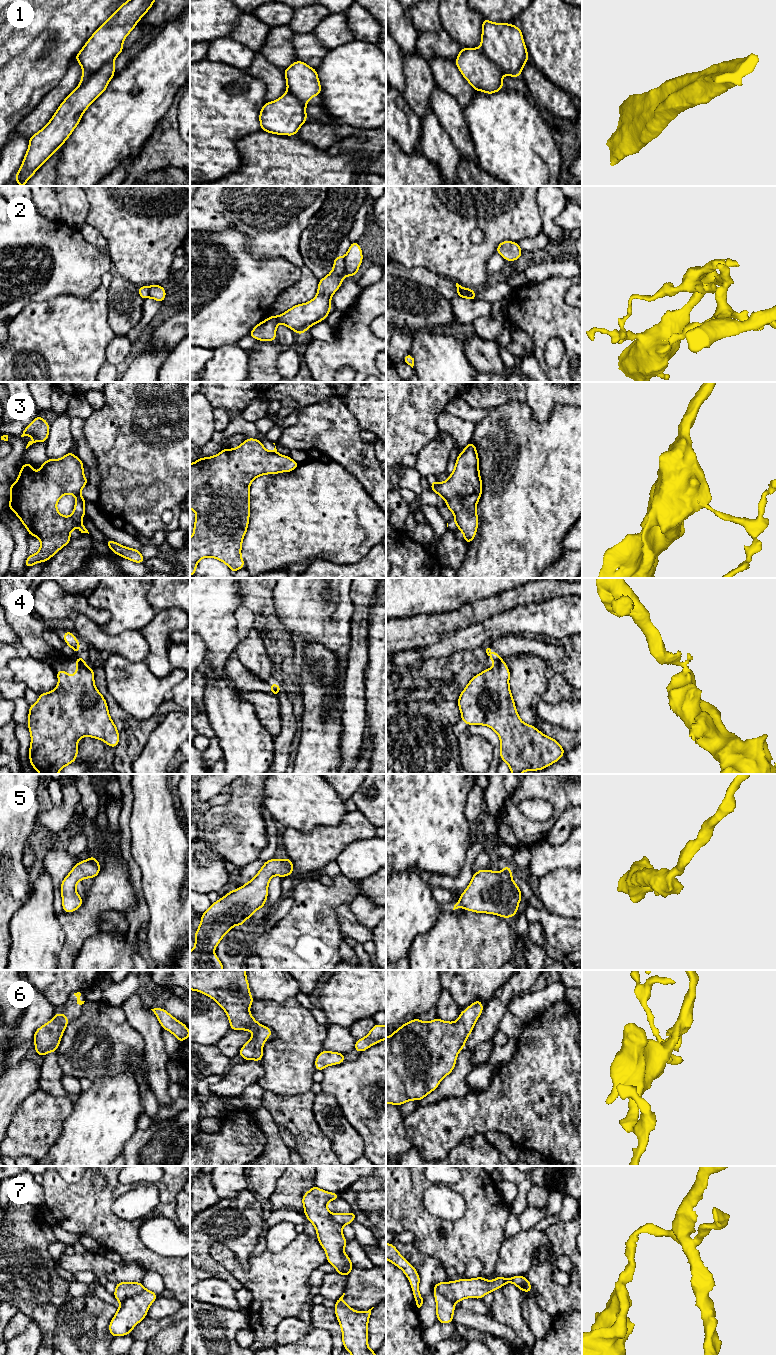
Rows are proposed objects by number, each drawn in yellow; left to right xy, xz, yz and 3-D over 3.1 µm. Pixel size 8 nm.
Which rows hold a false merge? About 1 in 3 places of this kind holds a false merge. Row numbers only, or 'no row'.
1, 2, 3, 4, 7

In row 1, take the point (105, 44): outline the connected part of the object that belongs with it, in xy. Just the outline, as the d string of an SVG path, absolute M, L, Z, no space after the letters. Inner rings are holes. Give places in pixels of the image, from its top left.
M128 0L122 4L90 37L74 57L81 65L81 82L98 71L105 63L114 60L123 50L123 41L135 28L139 20L152 7L155 0Z

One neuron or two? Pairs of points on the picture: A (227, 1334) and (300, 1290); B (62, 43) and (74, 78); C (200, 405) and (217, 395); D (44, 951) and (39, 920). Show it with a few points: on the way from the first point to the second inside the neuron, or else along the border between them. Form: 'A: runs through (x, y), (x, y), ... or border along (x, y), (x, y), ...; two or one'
A: border along (246, 1311), (249, 1326); two
B: border along (73, 58), (65, 75), (57, 84); two
C: border along (200, 392), (214, 408); two
D: runs through (39, 943), (39, 928); one

